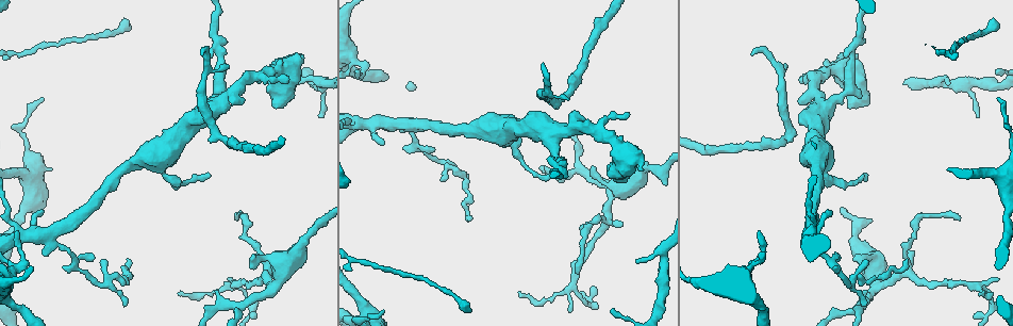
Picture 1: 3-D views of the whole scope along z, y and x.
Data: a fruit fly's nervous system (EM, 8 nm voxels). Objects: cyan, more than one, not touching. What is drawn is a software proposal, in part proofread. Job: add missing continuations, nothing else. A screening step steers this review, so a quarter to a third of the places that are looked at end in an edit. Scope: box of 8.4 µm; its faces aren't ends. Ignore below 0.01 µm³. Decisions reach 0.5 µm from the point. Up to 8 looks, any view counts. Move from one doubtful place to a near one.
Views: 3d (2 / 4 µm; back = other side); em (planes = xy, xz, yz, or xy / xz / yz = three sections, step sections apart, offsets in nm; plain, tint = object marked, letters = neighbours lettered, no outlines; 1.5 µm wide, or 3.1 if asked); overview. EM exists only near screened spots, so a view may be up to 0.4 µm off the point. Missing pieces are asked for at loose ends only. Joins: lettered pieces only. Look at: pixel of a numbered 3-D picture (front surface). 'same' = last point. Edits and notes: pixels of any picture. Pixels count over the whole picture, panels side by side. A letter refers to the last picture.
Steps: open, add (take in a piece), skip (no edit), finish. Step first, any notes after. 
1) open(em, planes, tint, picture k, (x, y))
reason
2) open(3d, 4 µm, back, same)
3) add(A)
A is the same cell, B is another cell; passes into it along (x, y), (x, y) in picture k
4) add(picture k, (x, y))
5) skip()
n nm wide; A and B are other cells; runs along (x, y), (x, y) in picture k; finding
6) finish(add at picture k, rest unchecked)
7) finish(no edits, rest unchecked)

open(em, xz, step 4, letters, picture 1, (286, 80))

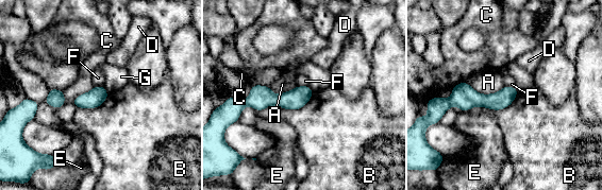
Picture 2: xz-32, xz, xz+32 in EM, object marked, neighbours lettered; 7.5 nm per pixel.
skip()
A, B, C, D, E, F and G are other cells; border along (505, 85), (513, 86), (518, 91) in picture 2; none of them fits

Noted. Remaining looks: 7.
open(em, planes, letters, picture 1, (543, 66))
thin end

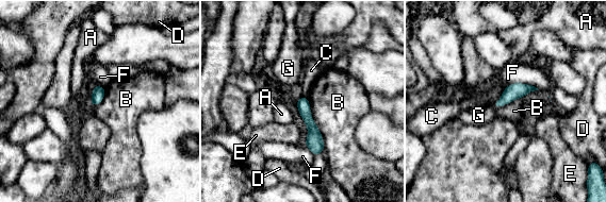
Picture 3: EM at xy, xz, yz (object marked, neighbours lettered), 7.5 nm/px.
skip()
100 nm wide; B touches over 420 nm; A, B, C, D, E, F and G are other cells; no lettered piece goes on from it

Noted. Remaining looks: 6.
open(em, planes, plain, picture 1, (998, 69))
thin end

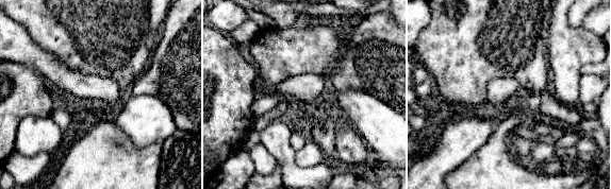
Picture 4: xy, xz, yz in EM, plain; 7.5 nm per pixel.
open(em, planes, tint, same)
where the object lies

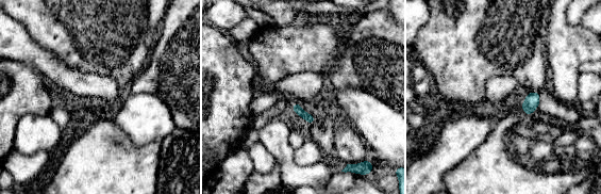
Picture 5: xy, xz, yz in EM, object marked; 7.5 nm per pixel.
open(em, planes, letters, same)

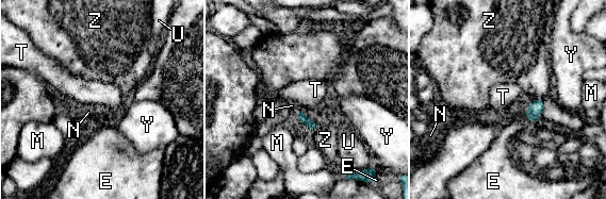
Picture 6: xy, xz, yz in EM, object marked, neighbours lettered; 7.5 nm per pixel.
skip()
70 nm wide; E, M, N, T, U, Y and Z are other cells; border along (296, 110), (302, 111) in picture 6; none of them fits

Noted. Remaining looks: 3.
finish(no edits, rest unchecked)

